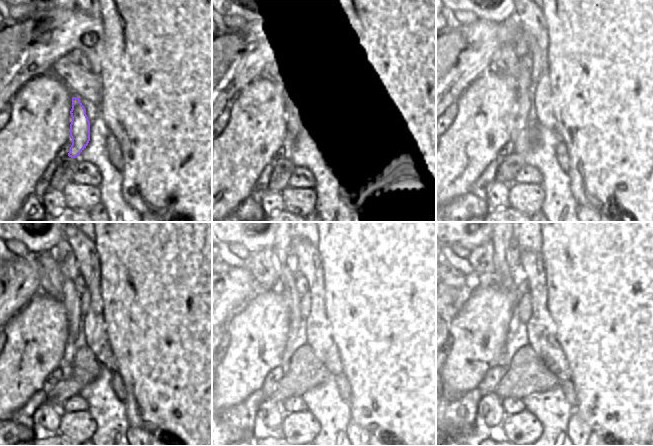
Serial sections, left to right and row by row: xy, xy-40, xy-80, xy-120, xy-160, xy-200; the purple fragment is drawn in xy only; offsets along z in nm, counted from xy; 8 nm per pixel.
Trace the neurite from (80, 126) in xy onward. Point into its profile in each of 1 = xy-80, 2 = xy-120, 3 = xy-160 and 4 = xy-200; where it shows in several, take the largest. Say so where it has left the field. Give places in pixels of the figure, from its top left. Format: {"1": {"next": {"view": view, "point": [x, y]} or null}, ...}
{"1": {"next": {"view": "xy-80", "point": [526, 112]}}, "2": {"next": {"view": "xy-120", "point": [70, 298]}}, "3": {"next": {"view": "xy-160", "point": [286, 285]}}, "4": {"next": {"view": "xy-200", "point": [500, 242]}}}

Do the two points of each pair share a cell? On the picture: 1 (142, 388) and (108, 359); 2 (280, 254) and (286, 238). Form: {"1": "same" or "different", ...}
{"1": "different", "2": "same"}

